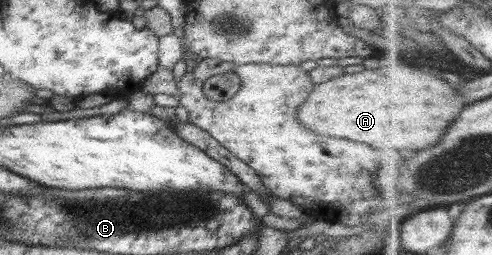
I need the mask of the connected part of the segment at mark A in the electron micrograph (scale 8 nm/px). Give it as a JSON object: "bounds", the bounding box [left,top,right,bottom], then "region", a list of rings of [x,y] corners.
{"bounds":[296,62,470,150],"region":[[[373,62],[362,72],[344,74],[318,84],[306,99],[296,112],[296,117],[310,131],[314,130],[318,134],[336,138],[348,138],[354,142],[368,144],[372,148],[384,148],[384,144],[390,146],[398,144],[400,148],[410,148],[410,150],[426,150],[428,146],[436,146],[444,138],[452,122],[458,120],[458,116],[470,105],[452,82],[428,74],[424,70],[418,70],[414,66],[400,66],[386,62]]]}

